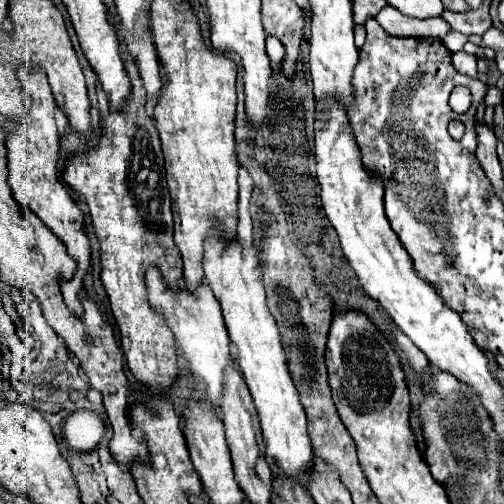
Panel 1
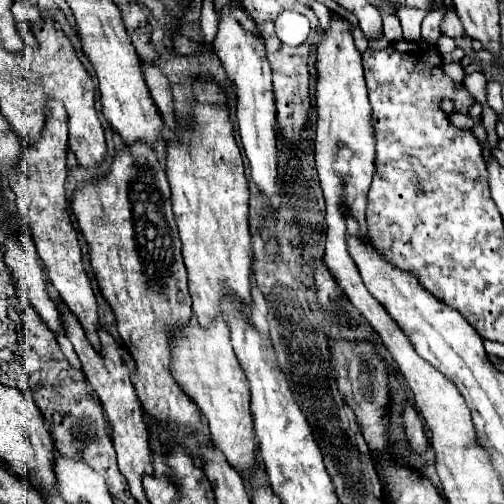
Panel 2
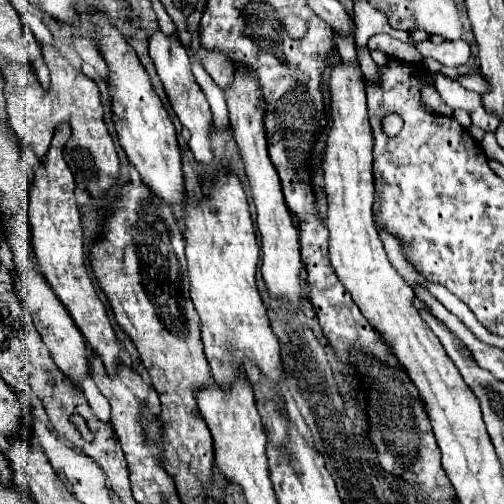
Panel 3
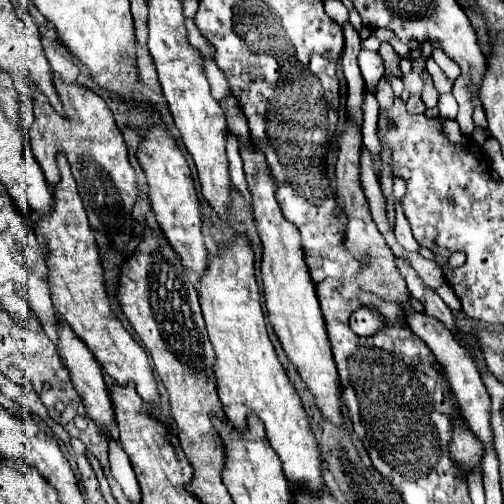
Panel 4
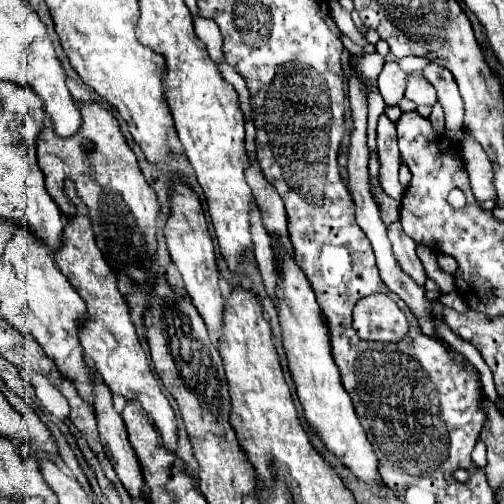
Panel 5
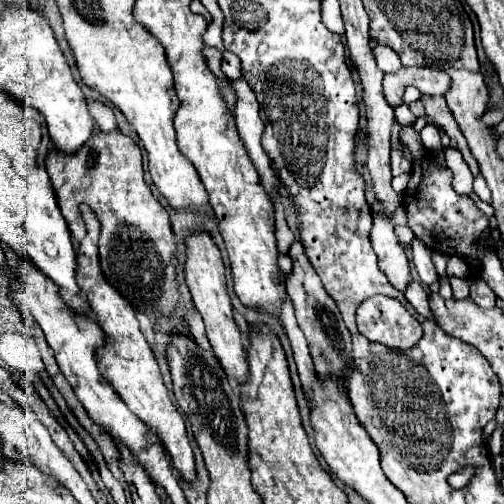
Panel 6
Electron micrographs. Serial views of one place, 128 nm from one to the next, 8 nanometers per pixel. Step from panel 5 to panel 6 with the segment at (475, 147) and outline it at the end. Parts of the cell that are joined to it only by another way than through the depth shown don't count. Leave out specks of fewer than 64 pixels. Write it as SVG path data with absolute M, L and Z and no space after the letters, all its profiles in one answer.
M482 176L474 178L474 192L476 192L476 195L482 202L488 202L488 204L490 204L490 200L492 200L492 192L488 190L488 186L486 186L486 182L484 182Z

